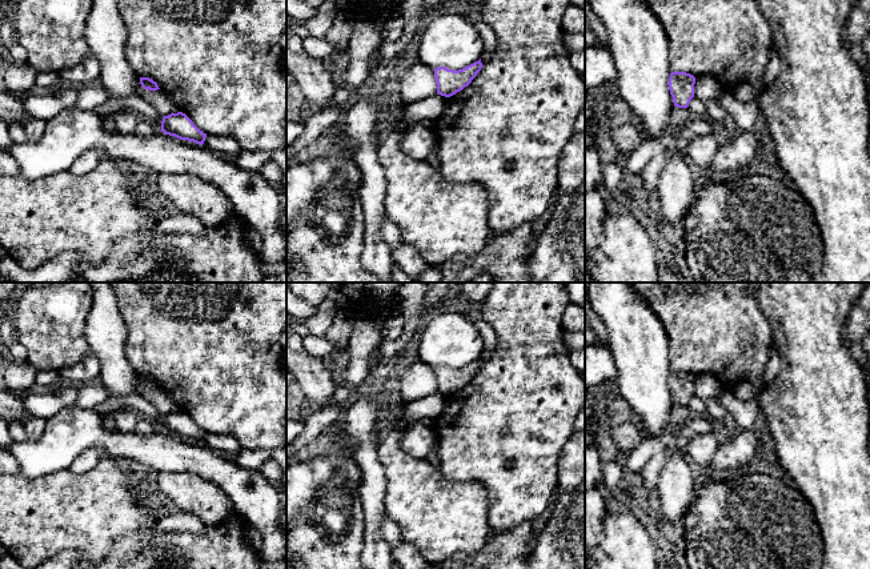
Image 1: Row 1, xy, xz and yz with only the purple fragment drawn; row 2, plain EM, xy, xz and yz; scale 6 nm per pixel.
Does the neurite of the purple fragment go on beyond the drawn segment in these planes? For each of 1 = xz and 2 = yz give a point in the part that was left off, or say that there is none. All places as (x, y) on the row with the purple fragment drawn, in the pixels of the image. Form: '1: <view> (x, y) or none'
1: none
2: none

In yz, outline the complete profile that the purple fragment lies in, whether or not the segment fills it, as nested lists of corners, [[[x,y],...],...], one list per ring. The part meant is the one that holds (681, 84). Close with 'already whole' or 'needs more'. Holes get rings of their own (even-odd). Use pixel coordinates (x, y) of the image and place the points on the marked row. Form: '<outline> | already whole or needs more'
[[[671,72],[669,79],[669,89],[674,107],[687,108],[694,97],[695,77],[686,72]]] | already whole

